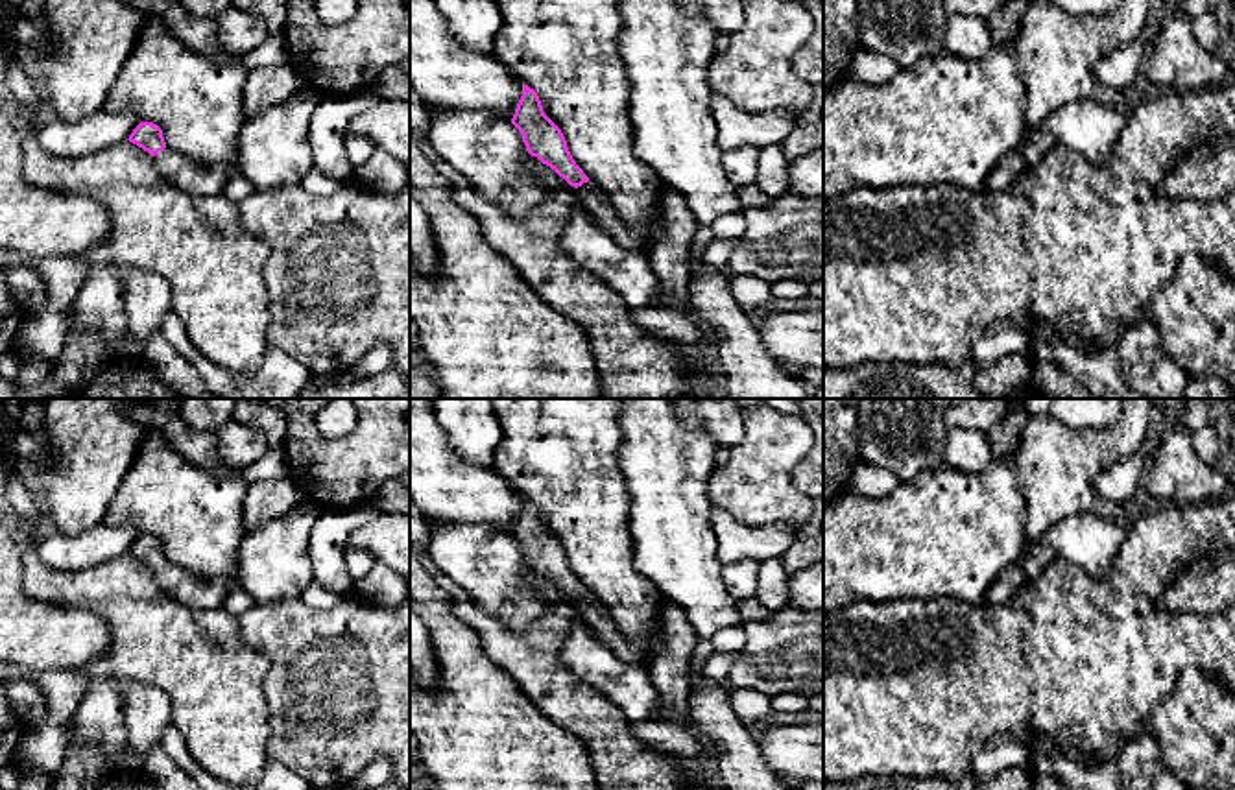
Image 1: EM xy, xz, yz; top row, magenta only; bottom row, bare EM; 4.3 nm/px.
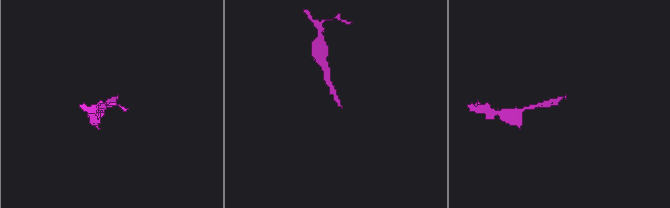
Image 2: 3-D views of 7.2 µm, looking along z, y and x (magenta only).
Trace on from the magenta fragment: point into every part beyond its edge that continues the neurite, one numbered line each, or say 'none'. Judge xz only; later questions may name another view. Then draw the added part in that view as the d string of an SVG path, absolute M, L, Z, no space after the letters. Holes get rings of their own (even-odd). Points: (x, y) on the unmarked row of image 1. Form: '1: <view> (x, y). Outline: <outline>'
1: xz (597, 615). Outline: M591 592L578 600L576 607L593 628L593 631L613 650L618 659L650 668L661 642L659 616L652 631L642 640L635 642L617 631L607 607L600 604Z

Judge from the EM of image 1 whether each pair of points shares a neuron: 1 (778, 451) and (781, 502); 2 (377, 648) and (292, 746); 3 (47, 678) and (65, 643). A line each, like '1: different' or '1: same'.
1: same
2: same
3: different

